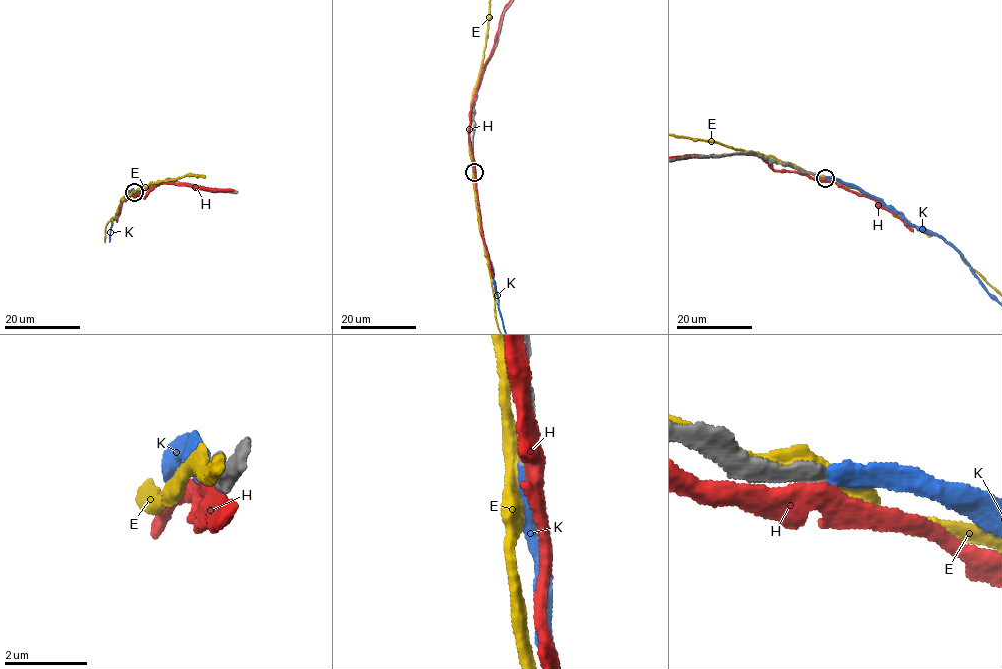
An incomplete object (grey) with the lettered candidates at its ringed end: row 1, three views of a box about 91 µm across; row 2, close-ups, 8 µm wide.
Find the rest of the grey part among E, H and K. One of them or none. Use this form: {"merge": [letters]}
{"merge": ["K"]}

